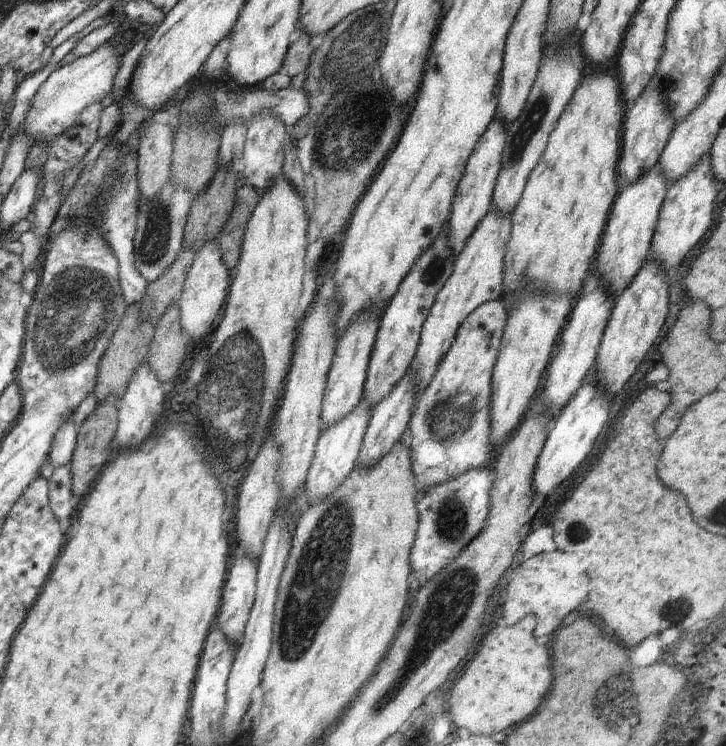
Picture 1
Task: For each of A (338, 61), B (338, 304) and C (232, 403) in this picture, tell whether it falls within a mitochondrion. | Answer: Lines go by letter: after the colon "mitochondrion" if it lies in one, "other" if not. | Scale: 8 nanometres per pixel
A: mitochondrion
B: other
C: mitochondrion

